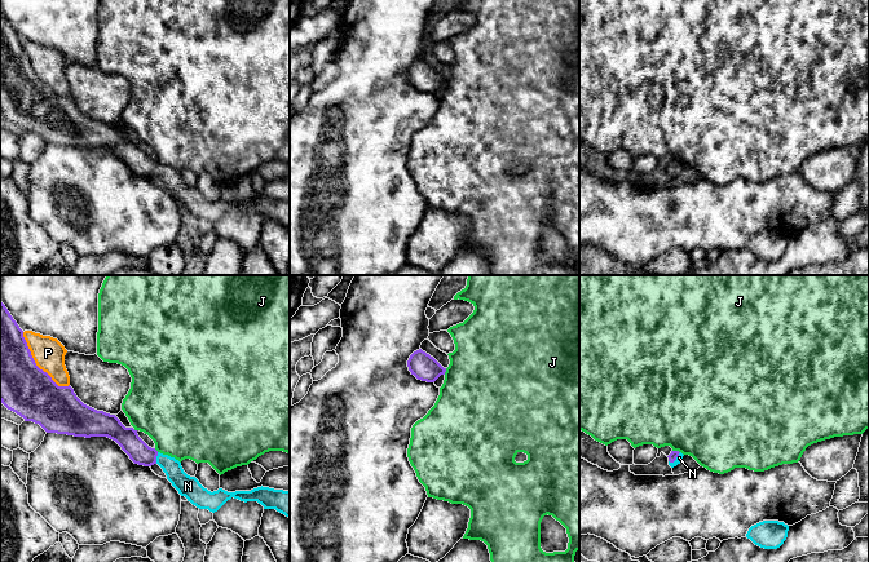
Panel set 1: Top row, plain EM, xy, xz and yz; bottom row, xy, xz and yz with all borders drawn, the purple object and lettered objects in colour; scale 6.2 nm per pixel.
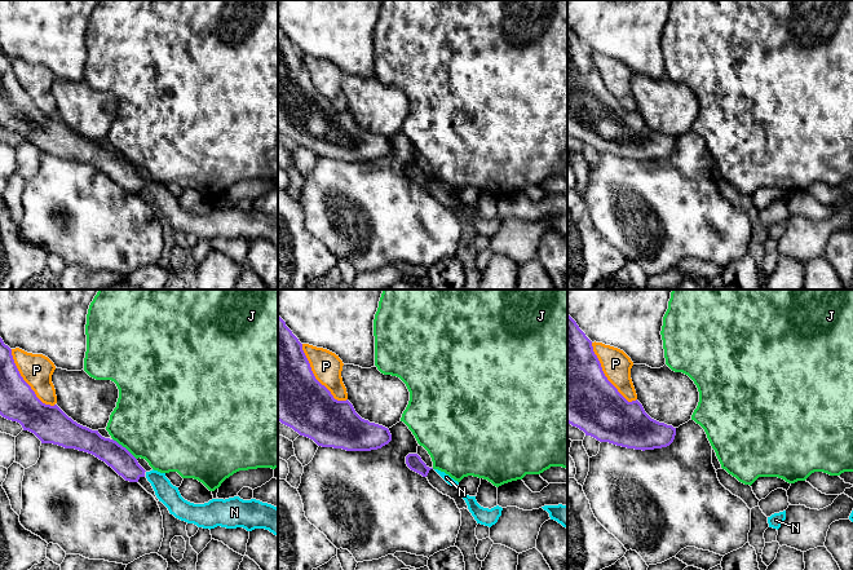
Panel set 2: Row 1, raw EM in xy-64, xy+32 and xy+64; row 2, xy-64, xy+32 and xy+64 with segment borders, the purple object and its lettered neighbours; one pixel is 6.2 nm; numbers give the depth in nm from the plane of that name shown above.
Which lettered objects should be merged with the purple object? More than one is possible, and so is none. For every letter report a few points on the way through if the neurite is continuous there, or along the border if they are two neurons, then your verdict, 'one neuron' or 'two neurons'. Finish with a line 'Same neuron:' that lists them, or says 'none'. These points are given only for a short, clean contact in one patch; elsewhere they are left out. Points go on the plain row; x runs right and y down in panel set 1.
J: along xz (446, 79), (444, 84) | two neurons
N: across xy (127, 149), (144, 166), (155, 168), (185, 195) | one neuron
P: two neurons
Same neuron: N

